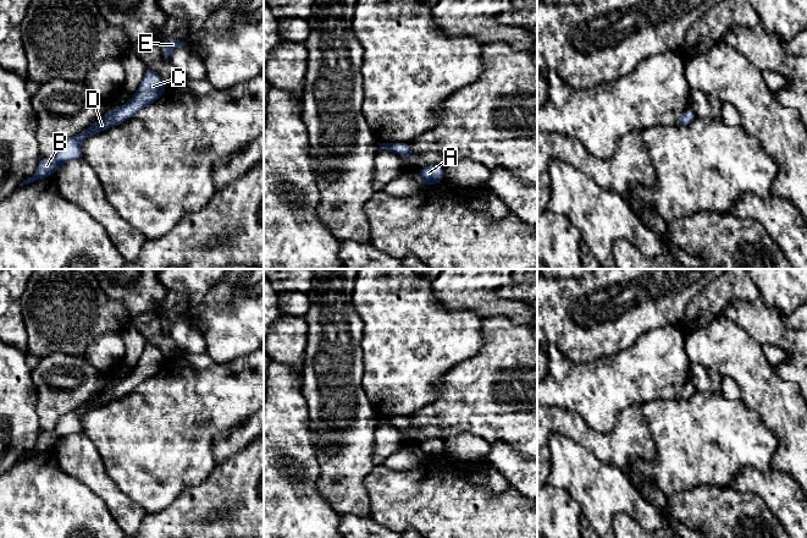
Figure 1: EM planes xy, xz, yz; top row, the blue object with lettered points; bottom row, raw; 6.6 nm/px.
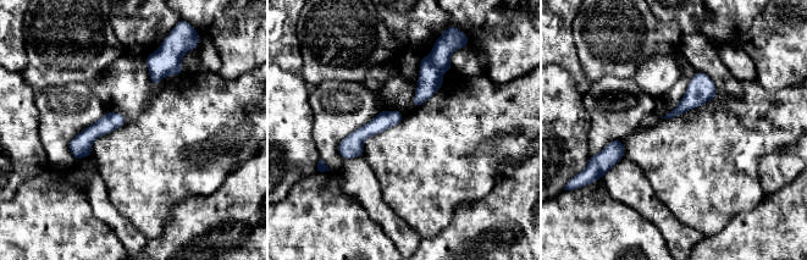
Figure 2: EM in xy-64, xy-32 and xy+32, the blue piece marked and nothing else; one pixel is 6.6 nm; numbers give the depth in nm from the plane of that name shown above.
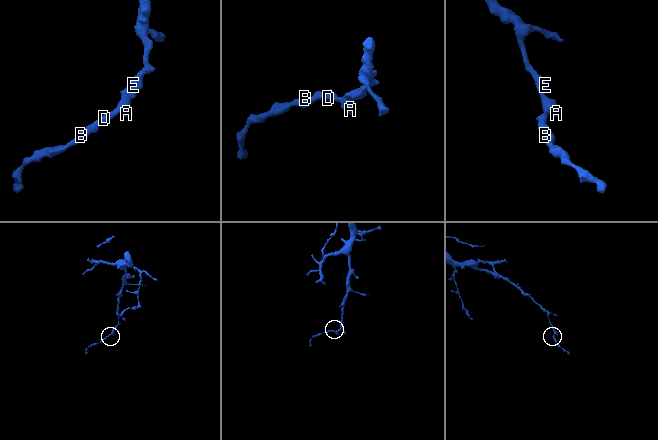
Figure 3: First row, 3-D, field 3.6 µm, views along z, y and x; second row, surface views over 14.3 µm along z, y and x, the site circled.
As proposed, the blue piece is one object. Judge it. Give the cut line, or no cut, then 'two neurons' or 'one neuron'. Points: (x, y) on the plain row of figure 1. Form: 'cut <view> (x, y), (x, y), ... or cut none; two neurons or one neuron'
cut none; one neuron

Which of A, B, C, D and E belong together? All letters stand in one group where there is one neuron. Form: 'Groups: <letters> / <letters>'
Groups: A B C D E

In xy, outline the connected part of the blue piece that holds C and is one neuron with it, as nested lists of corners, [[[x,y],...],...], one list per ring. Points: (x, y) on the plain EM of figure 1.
[[[145,341],[138,363],[125,379],[118,383],[107,384],[100,394],[90,399],[85,405],[61,416],[51,432],[42,430],[35,446],[20,460],[55,449],[56,444],[65,437],[81,433],[81,419],[85,412],[112,400],[121,399],[127,392],[131,392],[137,385],[157,374],[166,364],[166,359],[160,348]]]

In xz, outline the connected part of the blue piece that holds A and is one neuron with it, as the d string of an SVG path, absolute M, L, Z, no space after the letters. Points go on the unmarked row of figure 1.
M427 439L418 445L418 451L426 460L432 460L443 454L444 445L442 440Z

